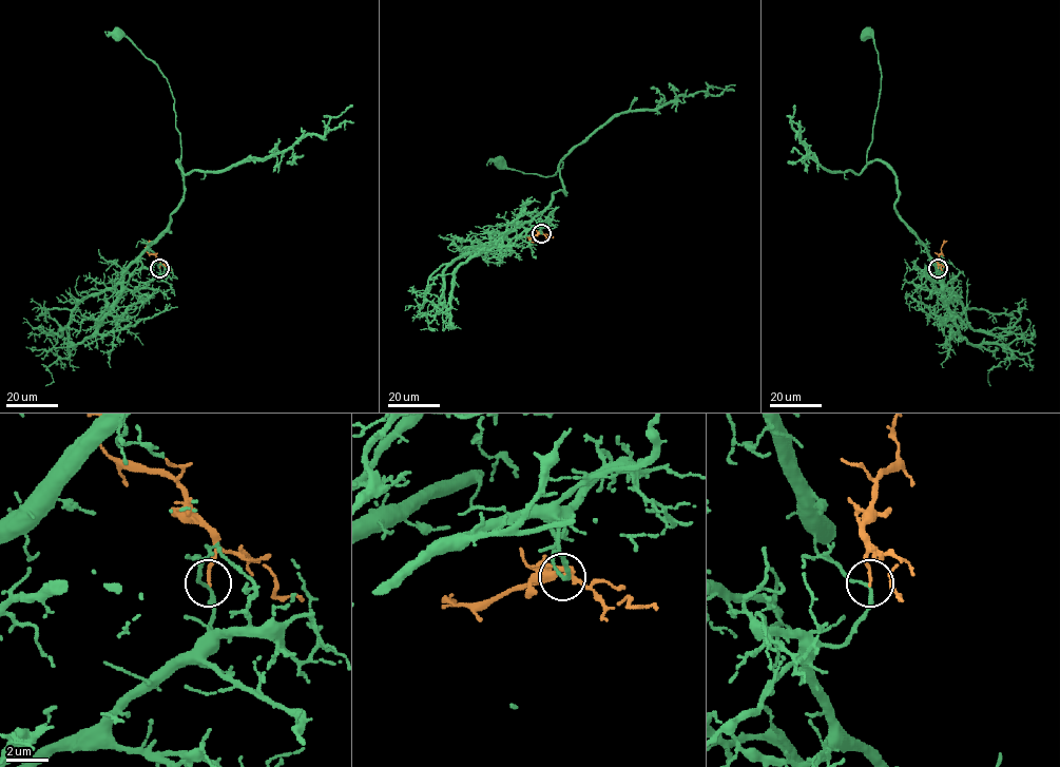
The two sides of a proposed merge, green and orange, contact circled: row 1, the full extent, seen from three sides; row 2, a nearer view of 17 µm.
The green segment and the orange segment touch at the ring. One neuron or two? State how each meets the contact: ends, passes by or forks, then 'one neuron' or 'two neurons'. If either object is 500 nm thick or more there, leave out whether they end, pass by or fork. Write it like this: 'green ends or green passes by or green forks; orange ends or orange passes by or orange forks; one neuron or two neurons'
green passes by; orange ends; two neurons

